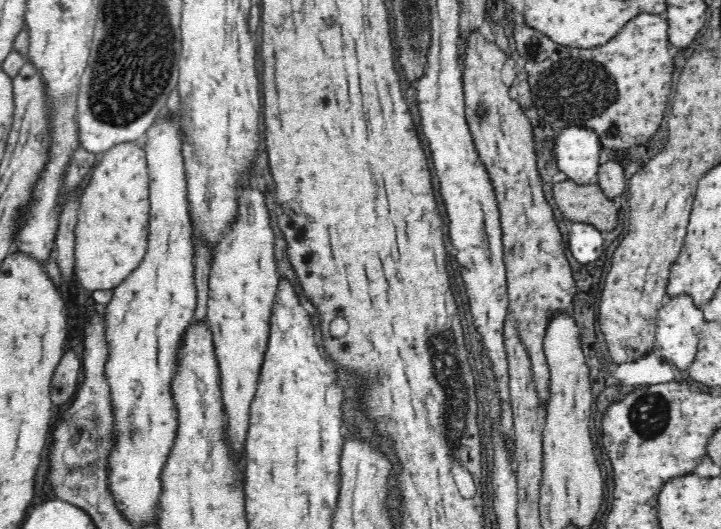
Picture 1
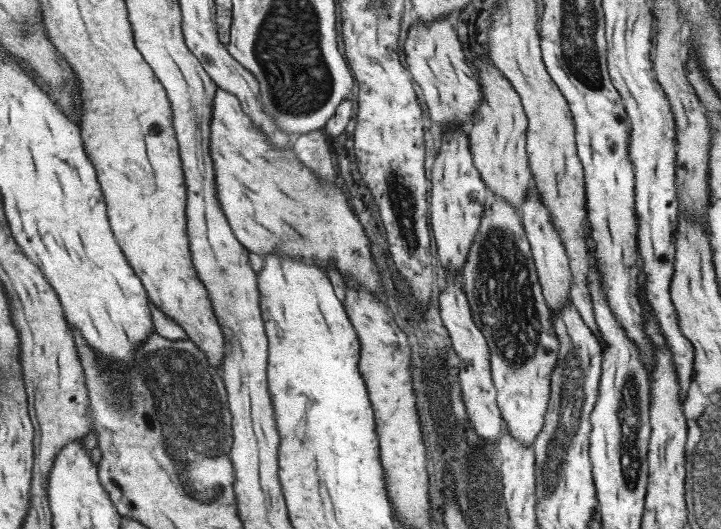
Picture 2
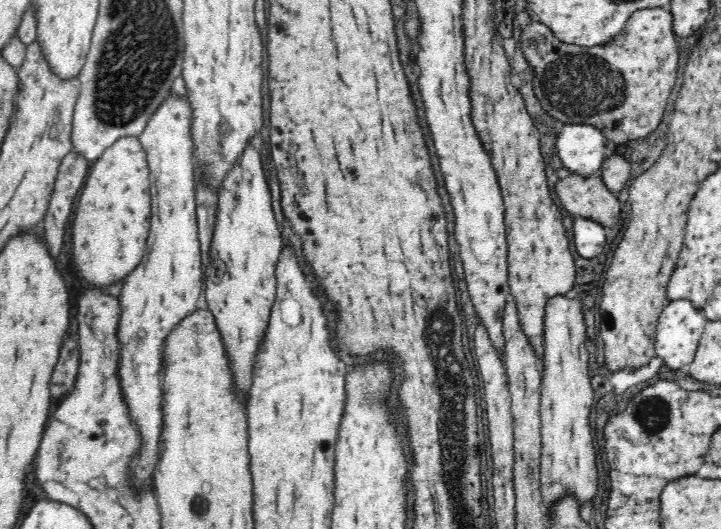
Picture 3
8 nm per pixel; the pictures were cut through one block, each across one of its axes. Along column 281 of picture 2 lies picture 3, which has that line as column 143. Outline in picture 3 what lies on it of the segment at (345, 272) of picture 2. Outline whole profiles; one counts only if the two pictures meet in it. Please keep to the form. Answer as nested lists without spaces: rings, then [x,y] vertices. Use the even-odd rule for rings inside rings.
[[[134,137],[118,140],[93,163],[74,212],[72,256],[90,286],[110,286],[132,273],[144,256],[151,216],[150,169],[144,147]]]

